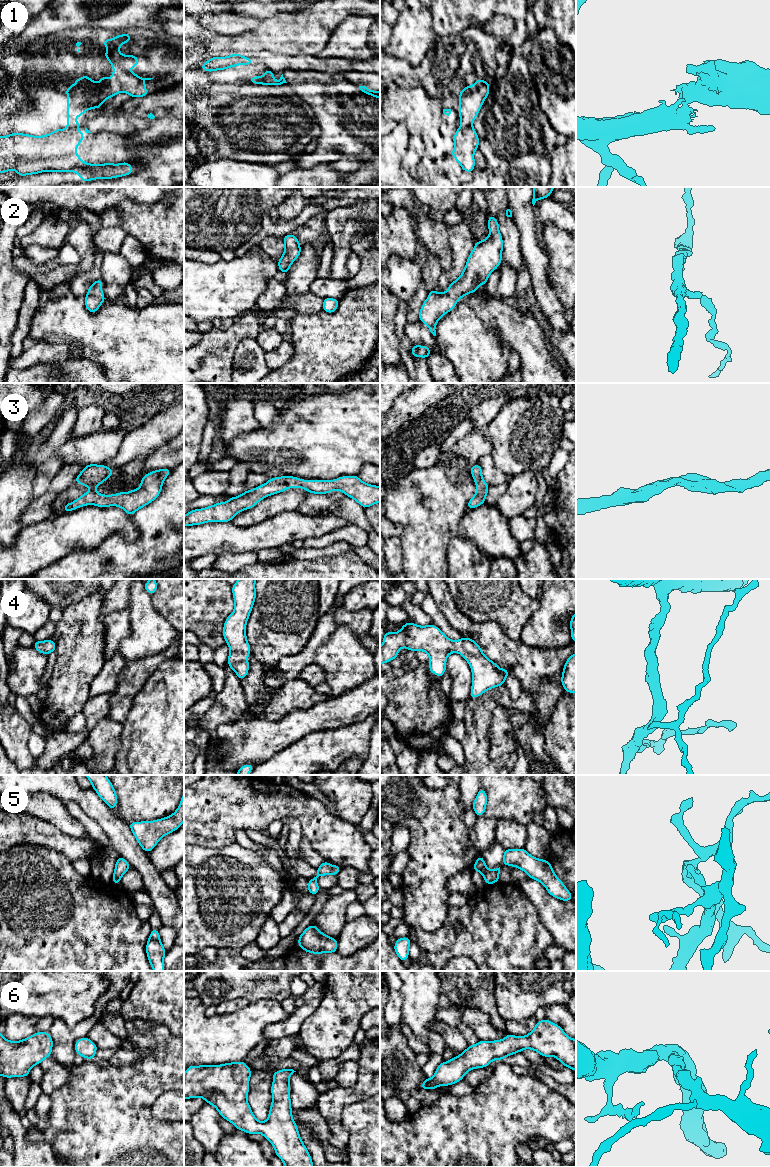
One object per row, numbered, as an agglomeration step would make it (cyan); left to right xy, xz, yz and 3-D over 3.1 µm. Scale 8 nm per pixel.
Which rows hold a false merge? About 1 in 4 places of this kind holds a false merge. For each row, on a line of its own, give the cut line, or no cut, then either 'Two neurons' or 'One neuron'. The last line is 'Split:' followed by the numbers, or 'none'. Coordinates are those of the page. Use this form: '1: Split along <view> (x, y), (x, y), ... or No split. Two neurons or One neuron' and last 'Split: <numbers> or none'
1: Split along xy (80, 125), (68, 128). Two neurons
2: No split. One neuron
3: No split. One neuron
4: No split. One neuron
5: No split. One neuron
6: No split. One neuron
Split: 1

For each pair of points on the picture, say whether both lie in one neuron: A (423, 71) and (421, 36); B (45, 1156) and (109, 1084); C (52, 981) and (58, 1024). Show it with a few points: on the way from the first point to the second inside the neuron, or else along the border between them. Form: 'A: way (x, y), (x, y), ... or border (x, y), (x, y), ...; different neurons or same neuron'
A: border (425, 55), (416, 66), (411, 66), (399, 58); different neurons
B: border (29, 1140), (47, 1142), (55, 1156); different neurons
C: border (54, 1018), (68, 1025), (80, 1021); different neurons

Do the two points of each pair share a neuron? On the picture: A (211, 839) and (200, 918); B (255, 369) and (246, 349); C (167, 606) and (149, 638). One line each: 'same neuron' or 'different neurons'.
A: different neurons
B: same neuron
C: different neurons

